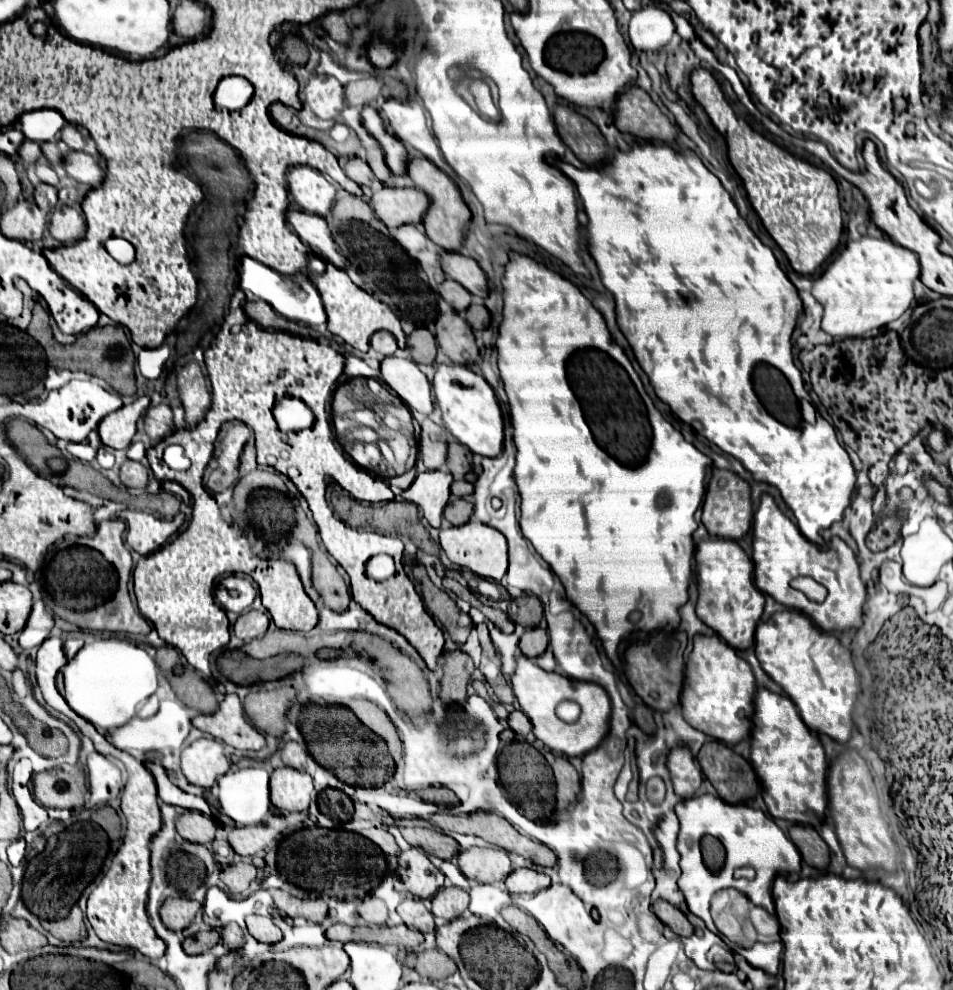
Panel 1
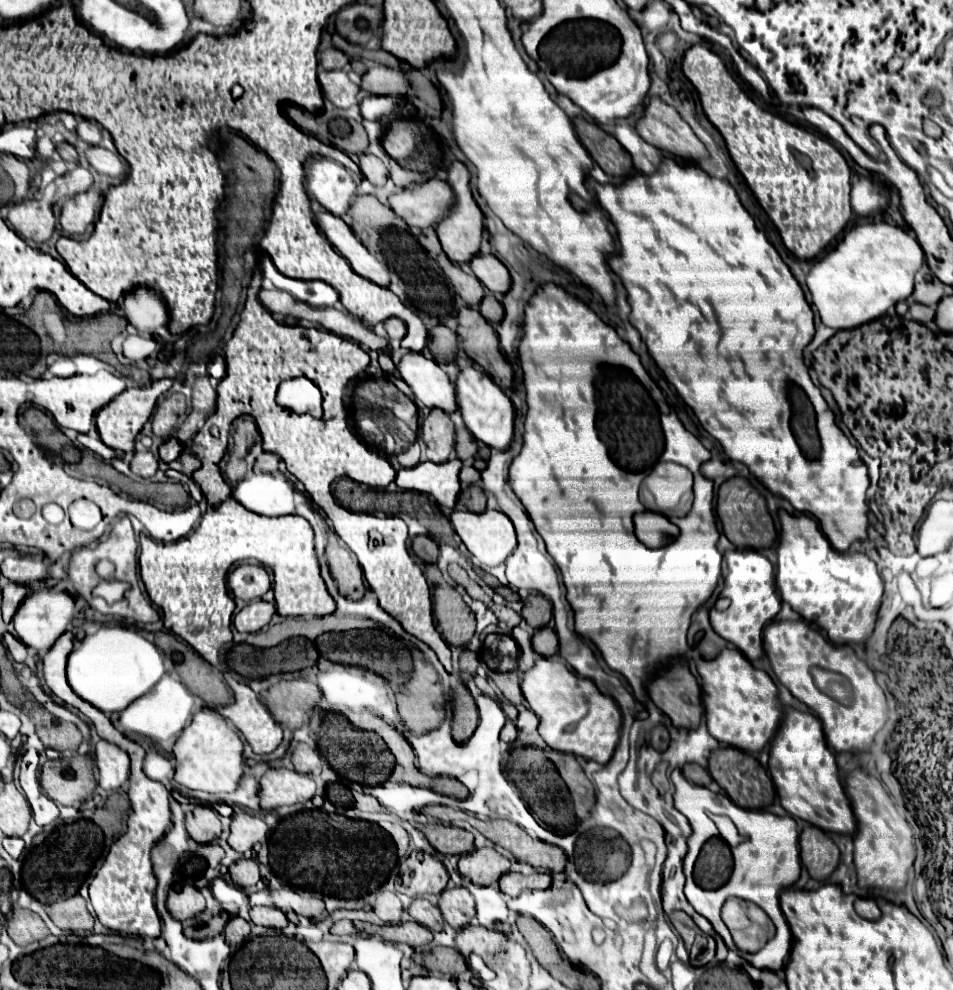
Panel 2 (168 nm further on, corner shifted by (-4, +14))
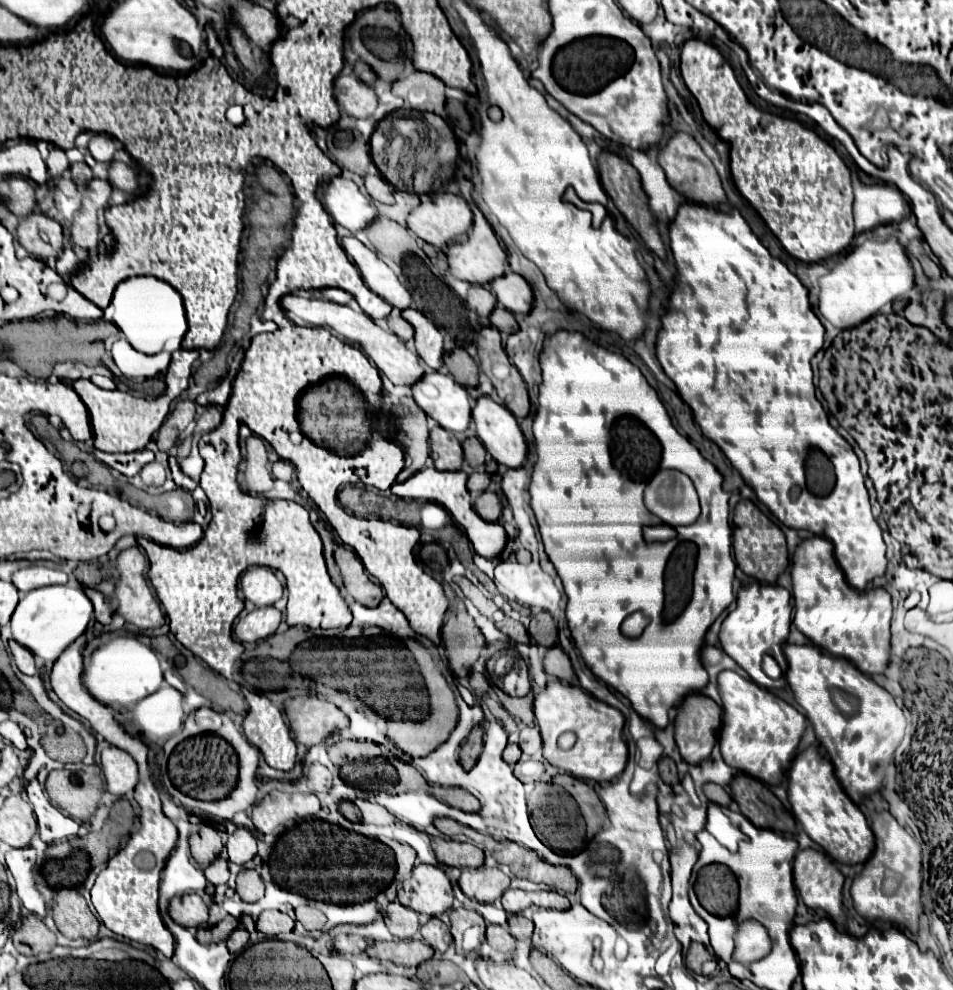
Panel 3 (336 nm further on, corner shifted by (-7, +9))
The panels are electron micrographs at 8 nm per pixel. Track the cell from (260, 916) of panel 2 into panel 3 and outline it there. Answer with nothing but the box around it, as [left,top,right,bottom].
[257,911,293,937]

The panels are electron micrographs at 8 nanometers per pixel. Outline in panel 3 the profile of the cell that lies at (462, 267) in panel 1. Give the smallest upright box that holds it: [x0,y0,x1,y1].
[489,271,533,315]

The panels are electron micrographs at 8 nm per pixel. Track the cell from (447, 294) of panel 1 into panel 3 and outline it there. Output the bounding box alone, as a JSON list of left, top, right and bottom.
[465,285,496,316]

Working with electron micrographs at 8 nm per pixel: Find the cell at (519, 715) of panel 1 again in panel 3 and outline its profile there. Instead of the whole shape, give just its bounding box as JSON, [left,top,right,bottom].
[519,727,541,755]

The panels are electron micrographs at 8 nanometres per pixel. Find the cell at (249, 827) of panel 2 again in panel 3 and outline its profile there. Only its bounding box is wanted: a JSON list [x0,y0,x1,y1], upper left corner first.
[227,827,257,865]

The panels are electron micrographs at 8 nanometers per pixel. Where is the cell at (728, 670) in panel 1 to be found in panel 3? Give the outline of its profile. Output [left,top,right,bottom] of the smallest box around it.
[717,671,805,785]

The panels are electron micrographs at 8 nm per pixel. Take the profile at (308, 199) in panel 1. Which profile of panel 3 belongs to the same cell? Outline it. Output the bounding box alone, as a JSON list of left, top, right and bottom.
[321,175,367,231]

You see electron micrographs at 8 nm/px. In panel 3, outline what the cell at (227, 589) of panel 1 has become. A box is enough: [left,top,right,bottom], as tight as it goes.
[241,567,283,607]

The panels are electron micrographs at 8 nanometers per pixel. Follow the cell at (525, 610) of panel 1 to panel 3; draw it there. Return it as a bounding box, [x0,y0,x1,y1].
[529,611,557,647]

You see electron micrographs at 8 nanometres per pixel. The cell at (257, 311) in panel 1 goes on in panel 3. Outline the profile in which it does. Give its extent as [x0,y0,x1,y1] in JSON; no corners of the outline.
[281,295,423,385]

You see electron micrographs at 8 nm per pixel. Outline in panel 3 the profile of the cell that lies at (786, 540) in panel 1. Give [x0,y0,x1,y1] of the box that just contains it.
[791,537,893,675]

